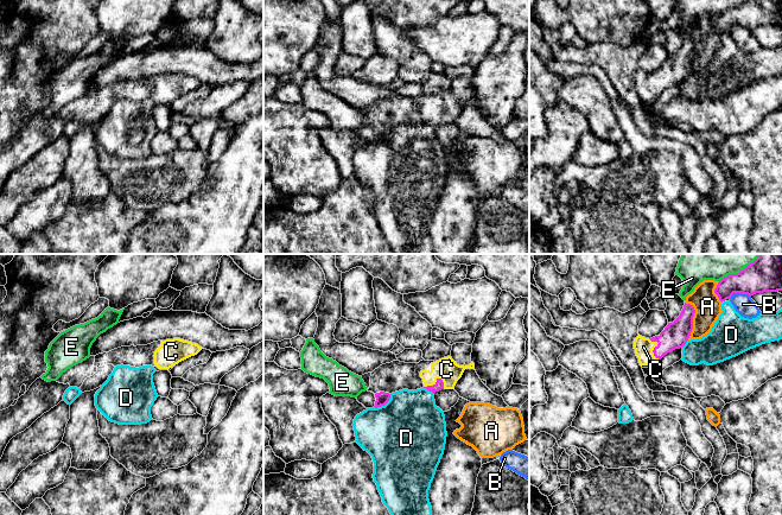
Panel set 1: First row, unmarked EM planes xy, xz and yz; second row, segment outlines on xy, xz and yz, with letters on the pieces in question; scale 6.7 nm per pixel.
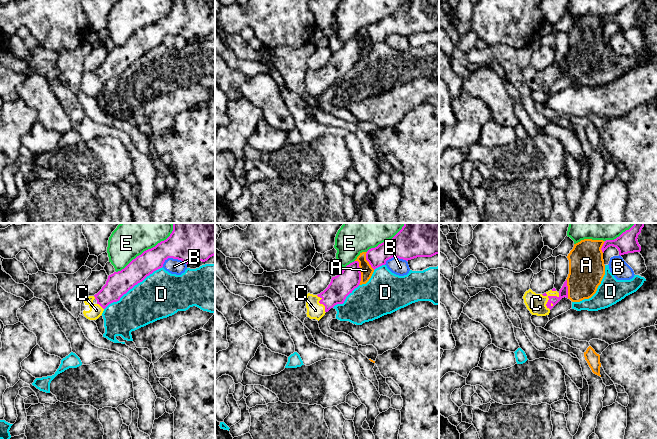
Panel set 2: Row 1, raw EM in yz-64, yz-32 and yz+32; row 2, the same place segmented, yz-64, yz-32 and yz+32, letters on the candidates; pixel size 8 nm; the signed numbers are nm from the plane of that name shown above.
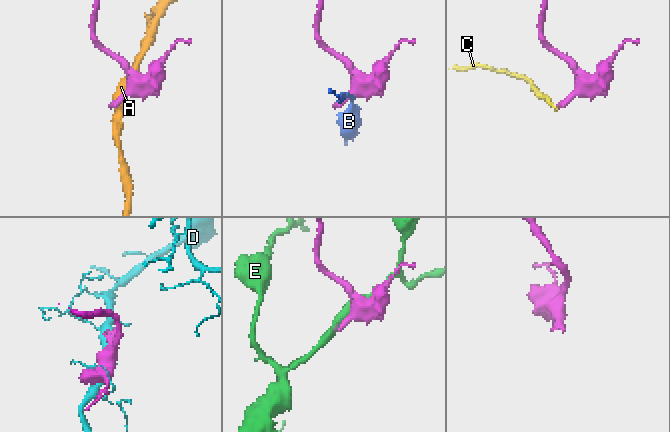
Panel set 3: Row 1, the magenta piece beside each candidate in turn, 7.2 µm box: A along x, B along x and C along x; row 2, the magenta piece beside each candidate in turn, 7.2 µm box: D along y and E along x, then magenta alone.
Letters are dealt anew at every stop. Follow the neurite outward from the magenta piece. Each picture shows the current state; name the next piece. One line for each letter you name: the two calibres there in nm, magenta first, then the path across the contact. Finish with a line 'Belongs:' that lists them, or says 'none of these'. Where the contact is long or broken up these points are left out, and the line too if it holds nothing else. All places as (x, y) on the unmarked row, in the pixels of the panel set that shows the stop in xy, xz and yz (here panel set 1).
C: 60 nm thick on the magenta side, 150 nm on the other; runs through xz (439, 119), (433, 119), (446, 103)
Belongs: C

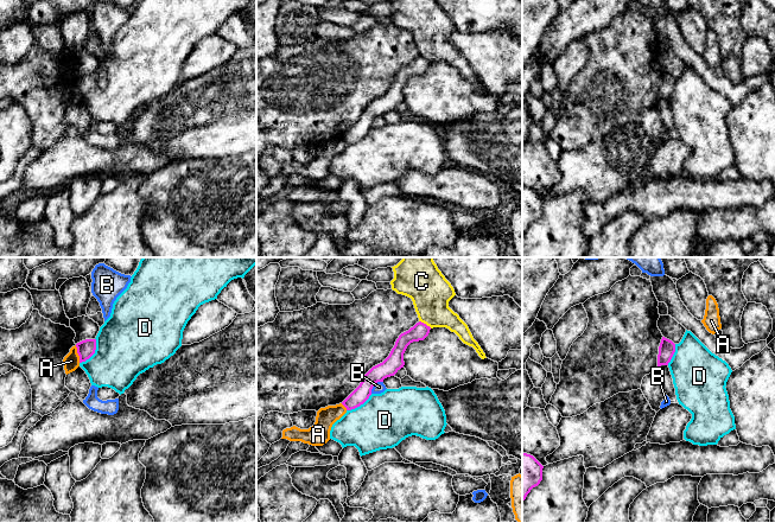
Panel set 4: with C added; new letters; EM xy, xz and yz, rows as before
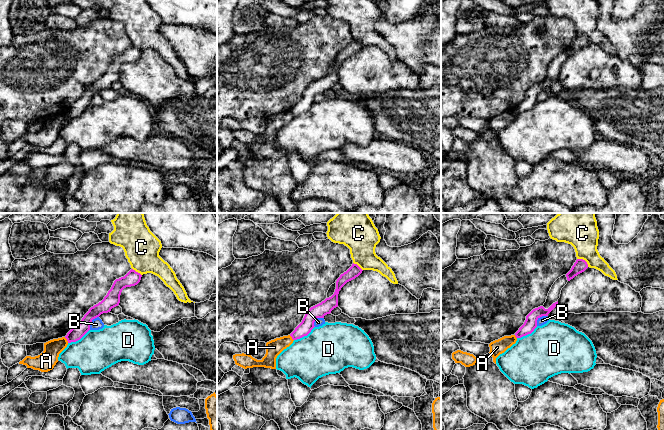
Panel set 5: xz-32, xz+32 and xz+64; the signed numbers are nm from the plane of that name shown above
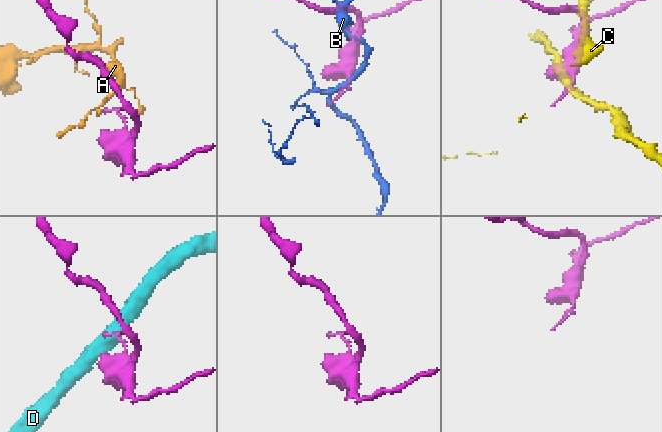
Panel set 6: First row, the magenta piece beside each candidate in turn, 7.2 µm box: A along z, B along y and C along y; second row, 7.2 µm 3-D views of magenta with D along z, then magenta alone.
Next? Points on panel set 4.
Belongs: none of these

